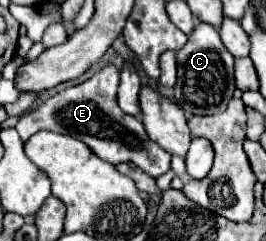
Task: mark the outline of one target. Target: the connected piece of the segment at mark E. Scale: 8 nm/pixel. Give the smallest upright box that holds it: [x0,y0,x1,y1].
[16,63,170,177]

